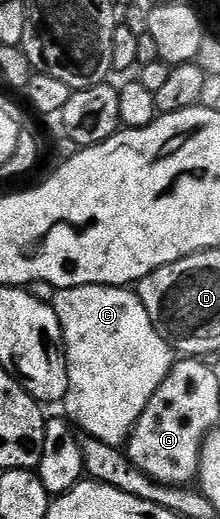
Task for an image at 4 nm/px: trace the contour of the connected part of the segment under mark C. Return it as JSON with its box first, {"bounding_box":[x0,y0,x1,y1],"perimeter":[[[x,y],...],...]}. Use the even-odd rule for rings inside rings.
{"bounding_box":[51,287,174,448],"perimeter":[[[62,287],[51,304],[64,331],[64,355],[68,359],[68,392],[62,401],[63,414],[83,434],[123,448],[138,417],[150,405],[150,397],[166,381],[174,362],[173,349],[154,329],[154,321],[150,321],[150,313],[146,313],[139,294],[128,287]]]}

